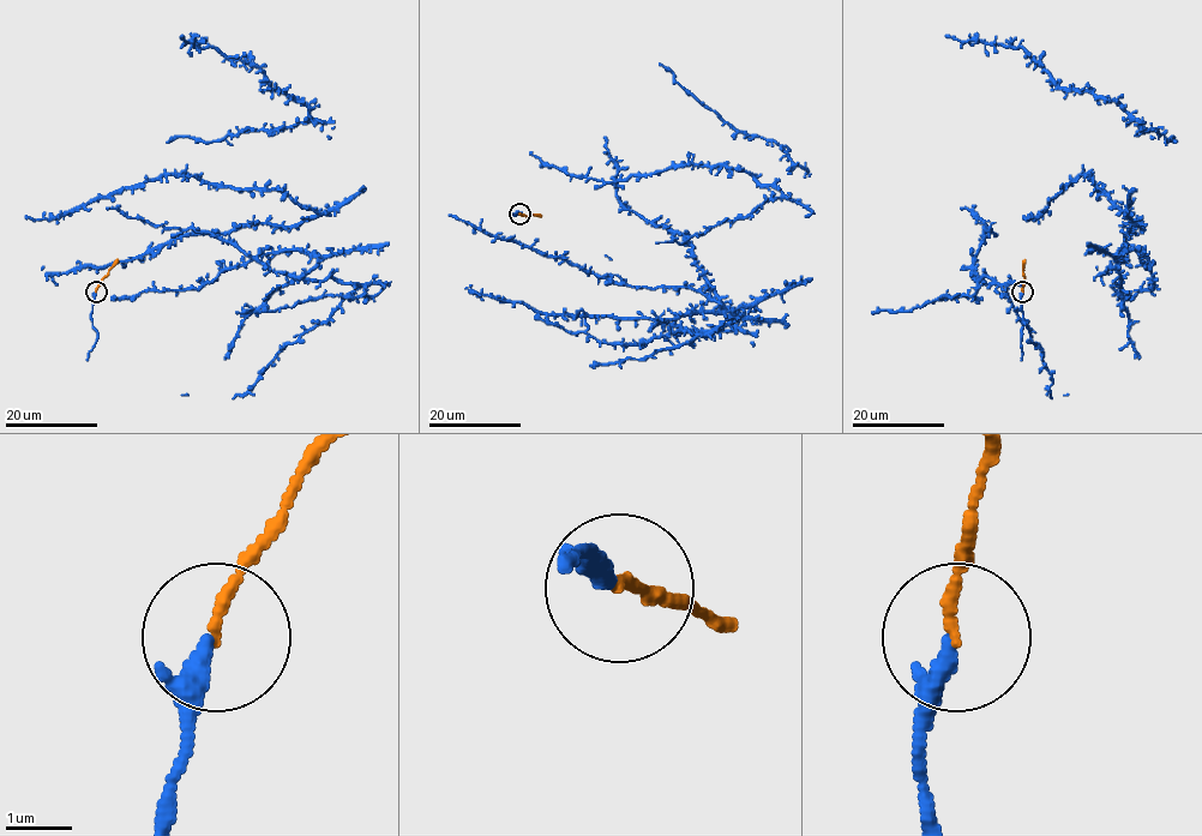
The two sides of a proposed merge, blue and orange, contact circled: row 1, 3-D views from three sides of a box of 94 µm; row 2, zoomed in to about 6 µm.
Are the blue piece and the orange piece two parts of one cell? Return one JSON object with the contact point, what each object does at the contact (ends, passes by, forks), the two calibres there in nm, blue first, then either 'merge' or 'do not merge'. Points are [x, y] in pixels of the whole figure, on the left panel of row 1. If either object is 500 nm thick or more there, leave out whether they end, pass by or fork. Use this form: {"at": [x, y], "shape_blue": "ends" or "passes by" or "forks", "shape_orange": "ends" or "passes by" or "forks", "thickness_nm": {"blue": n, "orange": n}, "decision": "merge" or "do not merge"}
{"at": [96, 292], "shape_blue": "ends", "shape_orange": "ends", "thickness_nm": {"blue": 300, "orange": 170}, "decision": "merge"}

